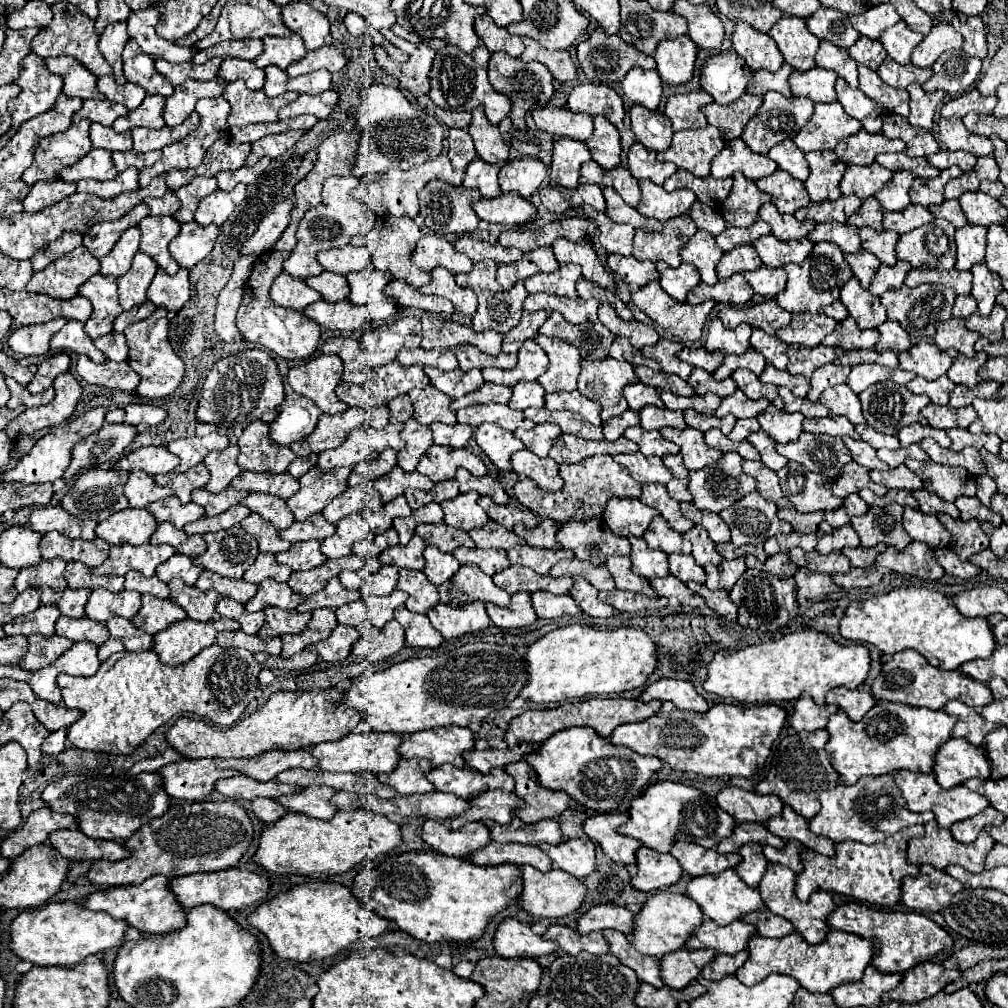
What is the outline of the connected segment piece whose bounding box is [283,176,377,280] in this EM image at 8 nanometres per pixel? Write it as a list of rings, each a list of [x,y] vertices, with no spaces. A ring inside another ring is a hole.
[[[331,176],[331,178],[327,178],[327,182],[323,186],[321,204],[305,212],[305,216],[299,224],[299,230],[297,230],[297,246],[289,254],[289,258],[283,262],[283,270],[287,274],[301,278],[301,280],[305,280],[307,276],[321,274],[323,268],[319,266],[319,262],[315,258],[315,254],[319,250],[345,246],[345,244],[349,244],[351,236],[367,234],[373,228],[377,216],[363,202],[349,196],[349,190],[355,188],[357,184],[359,184],[359,178],[355,178],[355,176]]]

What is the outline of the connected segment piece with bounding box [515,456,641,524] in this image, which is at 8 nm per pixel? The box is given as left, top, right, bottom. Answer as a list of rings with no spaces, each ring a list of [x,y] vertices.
[[[591,456],[583,462],[575,464],[561,464],[561,478],[565,480],[563,488],[559,492],[547,492],[541,490],[531,478],[519,478],[515,484],[515,498],[525,508],[533,510],[535,514],[541,514],[543,518],[551,518],[559,524],[567,522],[567,518],[579,518],[579,520],[591,520],[599,518],[603,512],[603,506],[607,504],[607,498],[639,498],[641,484],[635,482],[623,466],[619,466],[611,456]]]

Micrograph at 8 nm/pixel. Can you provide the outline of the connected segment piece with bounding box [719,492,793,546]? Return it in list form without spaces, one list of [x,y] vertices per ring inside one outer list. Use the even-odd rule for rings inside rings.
[[[759,492],[747,494],[719,516],[729,524],[731,542],[735,546],[757,546],[775,534],[789,534],[793,531],[791,524],[779,520],[777,506],[771,500],[765,500]]]

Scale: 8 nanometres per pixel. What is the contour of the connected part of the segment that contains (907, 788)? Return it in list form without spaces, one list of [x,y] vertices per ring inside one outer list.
[[[899,770],[895,774],[895,782],[897,782],[897,786],[903,794],[903,800],[907,802],[907,810],[911,810],[911,812],[933,812],[935,820],[941,828],[949,828],[955,822],[973,818],[975,814],[983,812],[989,806],[989,802],[981,794],[977,794],[977,792],[973,792],[973,790],[961,786],[961,784],[955,786],[955,788],[943,790],[935,782],[935,778],[931,778],[931,774],[913,774],[913,772],[907,772],[907,770]]]

